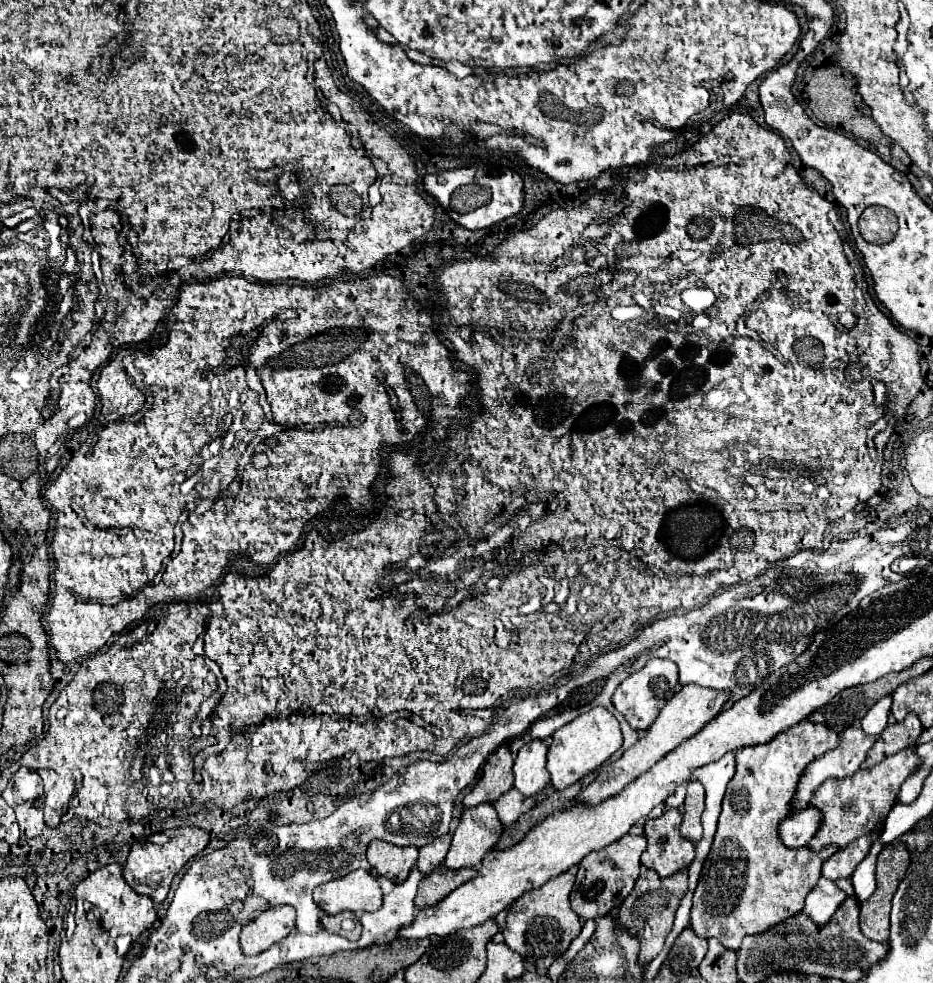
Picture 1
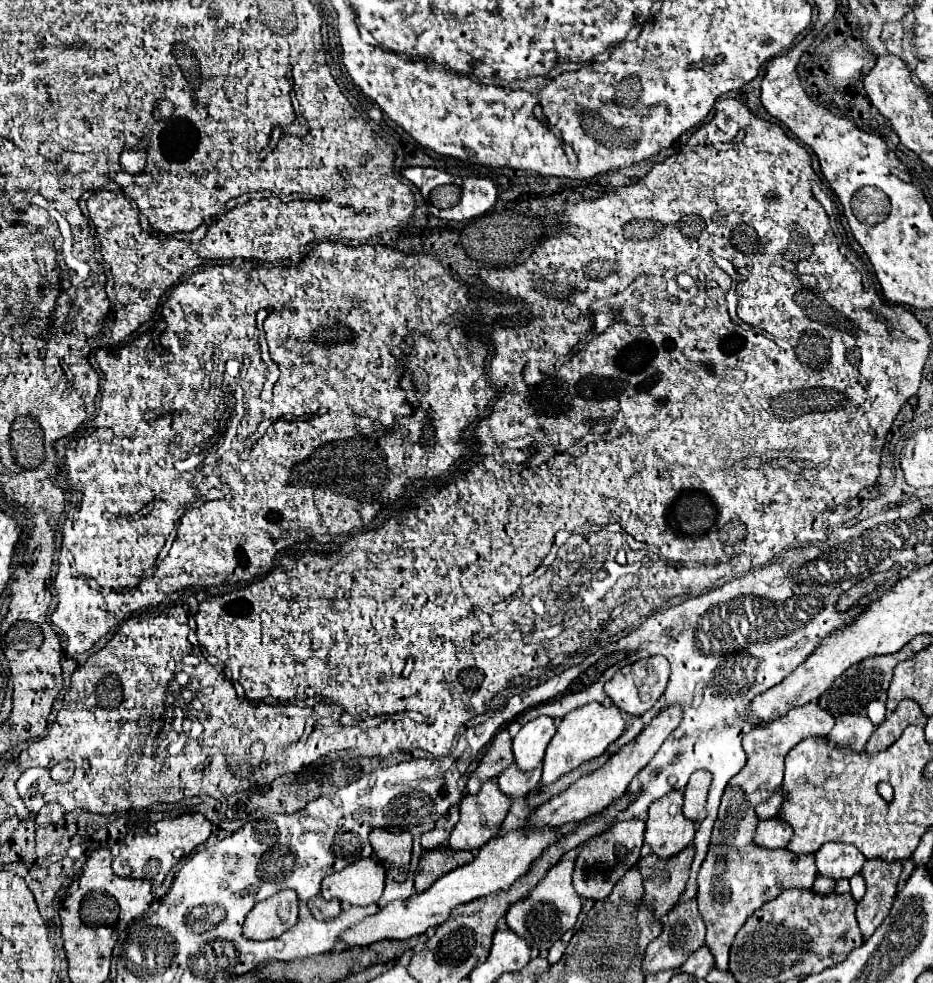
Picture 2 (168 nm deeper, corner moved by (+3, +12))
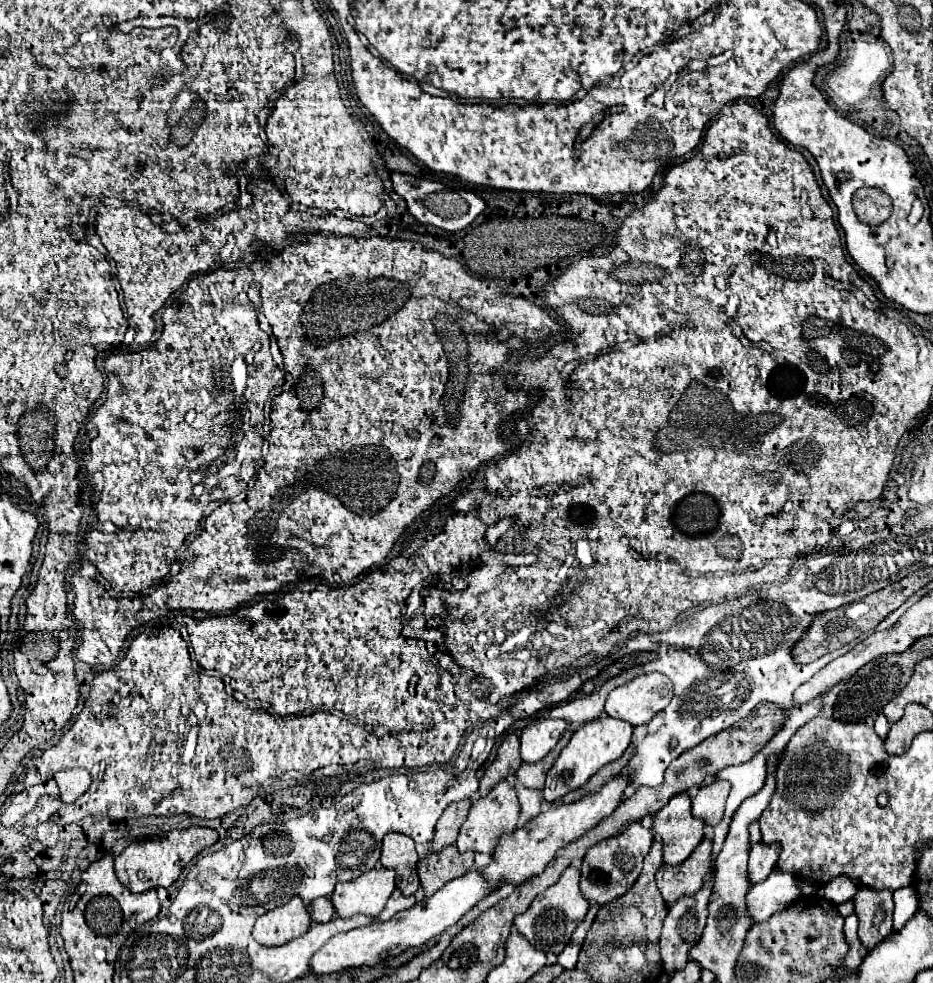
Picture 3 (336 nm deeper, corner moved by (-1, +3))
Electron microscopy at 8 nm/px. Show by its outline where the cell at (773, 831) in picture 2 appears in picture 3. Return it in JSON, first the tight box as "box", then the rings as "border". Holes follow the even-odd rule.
{"box":[749,843,779,883],"border":[[[757,843],[749,851],[749,883],[761,883],[773,869],[775,869],[775,857],[779,857],[779,845],[763,845]]]}

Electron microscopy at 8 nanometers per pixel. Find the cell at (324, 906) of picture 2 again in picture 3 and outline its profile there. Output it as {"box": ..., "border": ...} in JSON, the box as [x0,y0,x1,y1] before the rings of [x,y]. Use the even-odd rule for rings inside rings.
{"box":[309,897,335,923],"border":[[[319,897],[315,899],[311,905],[309,905],[309,915],[313,921],[317,923],[327,923],[335,917],[335,909],[331,905],[331,899],[329,897]]]}

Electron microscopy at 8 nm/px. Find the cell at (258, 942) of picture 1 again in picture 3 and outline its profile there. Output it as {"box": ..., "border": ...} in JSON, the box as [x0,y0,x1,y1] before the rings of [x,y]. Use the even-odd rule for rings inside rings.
{"box":[253,897,311,947],"border":[[[293,897],[289,903],[261,915],[253,927],[253,937],[265,947],[277,947],[307,933],[309,925],[311,917],[303,901]]]}

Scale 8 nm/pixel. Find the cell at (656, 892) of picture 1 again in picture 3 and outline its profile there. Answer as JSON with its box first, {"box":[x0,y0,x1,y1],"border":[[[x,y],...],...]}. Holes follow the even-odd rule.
{"box":[657,837,711,905],"border":[[[703,837],[693,849],[687,861],[679,865],[661,865],[657,871],[657,887],[667,905],[673,905],[679,897],[697,893],[703,885],[703,877],[711,871],[711,839]]]}

